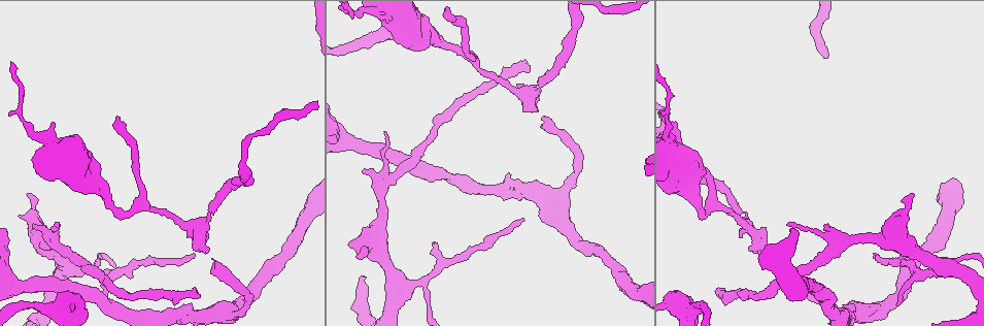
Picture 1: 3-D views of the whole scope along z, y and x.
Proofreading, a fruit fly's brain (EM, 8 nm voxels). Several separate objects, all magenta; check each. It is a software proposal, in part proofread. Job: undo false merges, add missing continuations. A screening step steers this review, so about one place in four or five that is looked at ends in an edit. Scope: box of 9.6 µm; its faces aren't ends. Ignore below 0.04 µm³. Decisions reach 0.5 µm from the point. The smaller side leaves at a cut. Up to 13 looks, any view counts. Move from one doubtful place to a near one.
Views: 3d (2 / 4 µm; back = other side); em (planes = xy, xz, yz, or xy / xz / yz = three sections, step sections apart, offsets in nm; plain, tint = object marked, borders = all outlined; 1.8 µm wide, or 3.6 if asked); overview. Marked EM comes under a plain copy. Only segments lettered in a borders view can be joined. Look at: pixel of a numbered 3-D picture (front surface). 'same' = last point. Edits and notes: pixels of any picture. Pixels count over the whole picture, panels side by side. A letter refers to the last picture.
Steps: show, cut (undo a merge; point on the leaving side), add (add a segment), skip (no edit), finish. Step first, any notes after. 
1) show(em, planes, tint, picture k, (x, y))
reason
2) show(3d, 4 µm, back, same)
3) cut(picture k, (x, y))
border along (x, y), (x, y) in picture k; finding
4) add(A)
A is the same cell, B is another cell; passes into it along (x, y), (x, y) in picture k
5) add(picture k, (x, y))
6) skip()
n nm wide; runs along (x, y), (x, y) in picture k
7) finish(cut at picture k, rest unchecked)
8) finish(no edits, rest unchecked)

show(3d, 2 µm, picture 1, (731, 199))
sudden change in width

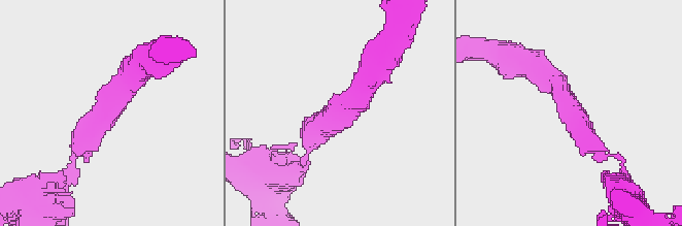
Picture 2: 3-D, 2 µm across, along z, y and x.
show(em, xz, step 8, tint, picture 2, (338, 116))
shape alone is not enough

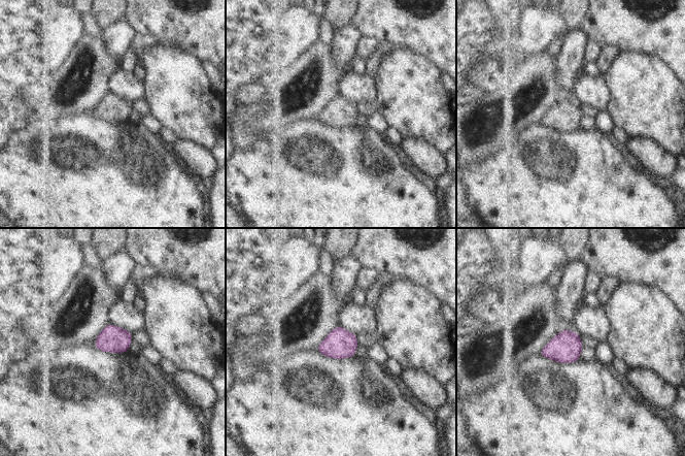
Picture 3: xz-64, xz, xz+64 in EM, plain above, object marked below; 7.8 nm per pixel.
show(em, xy, step 4, borders, same)

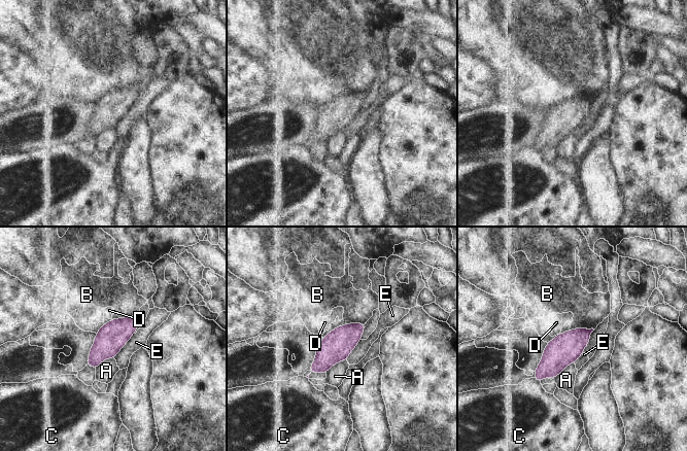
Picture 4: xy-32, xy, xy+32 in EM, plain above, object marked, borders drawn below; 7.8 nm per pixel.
skip()
A, B, C, D and E are other cells; border along (138, 314), (112, 318), (96, 333) in picture 4; all the same neuron

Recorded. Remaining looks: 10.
show(em, 3.6 µm, xy, step 4, borders, picture 1, (826, 225))
free end

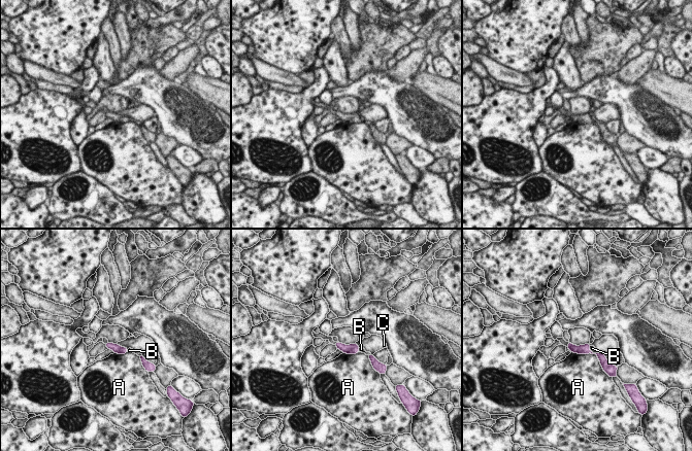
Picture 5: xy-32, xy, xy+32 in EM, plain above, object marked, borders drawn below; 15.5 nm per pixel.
show(em, 3.6 µm, planes, borders, same)

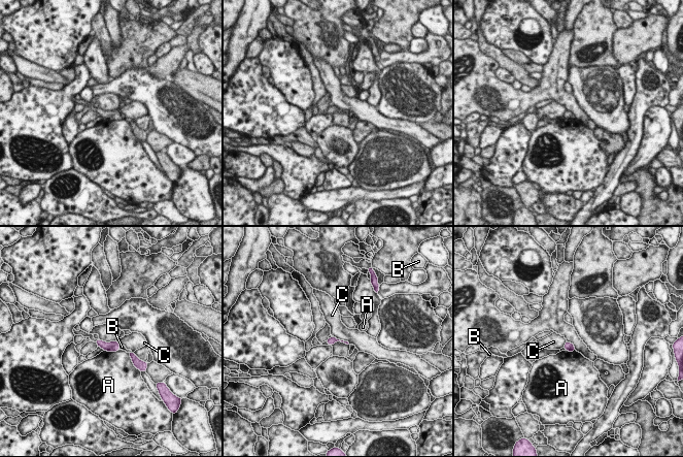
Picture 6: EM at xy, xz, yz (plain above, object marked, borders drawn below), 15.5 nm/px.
skip()
A, B and C are other cells; border along (333, 335), (350, 344) in picture 6; no lettered segment goes on from it

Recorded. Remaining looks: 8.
show(em, planes, tint, picture 1, (357, 255))
free end

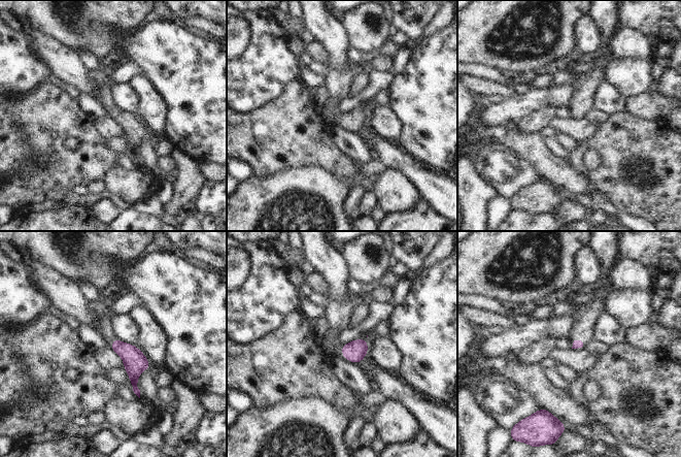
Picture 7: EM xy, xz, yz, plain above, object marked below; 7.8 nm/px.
show(em, planes, borders, same)
what lies round it

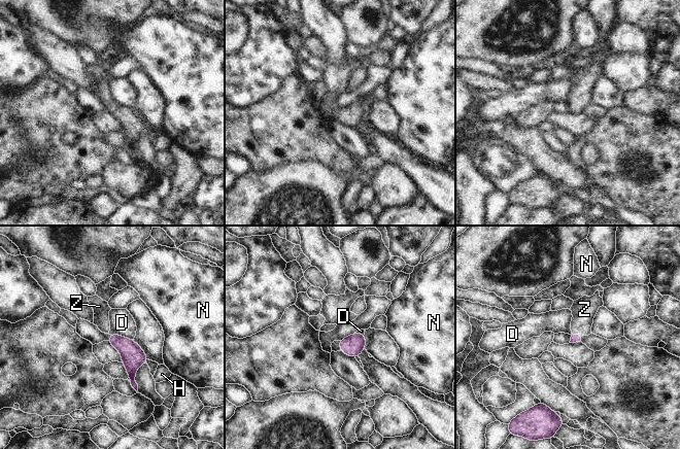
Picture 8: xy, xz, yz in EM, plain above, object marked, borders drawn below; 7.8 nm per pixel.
add(Z)
Z is the same cell, D, H and N are other cells; passes into it along (575, 338), (577, 335), (584, 309) in picture 8; the neuron continues

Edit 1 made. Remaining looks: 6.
show(overview)
see it whole again

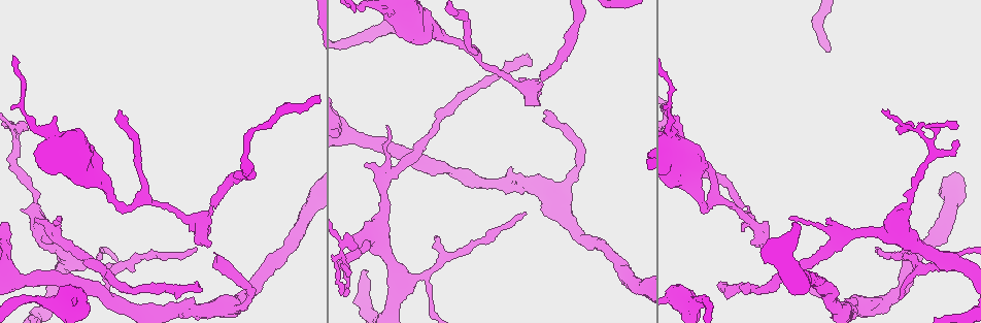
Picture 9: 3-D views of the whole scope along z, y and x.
show(em, planes, borders, picture 9, (900, 299))
branch stops here

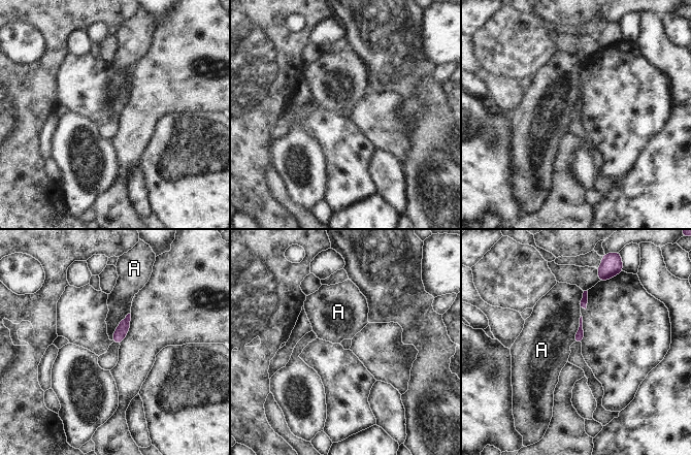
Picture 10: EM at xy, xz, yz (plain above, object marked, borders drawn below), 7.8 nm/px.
skip()
A is another cell; border along (130, 313), (119, 323), (111, 339) in picture 10; no lettered segment goes on from it

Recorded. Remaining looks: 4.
finish(add at picture 8, rest unchecked)

